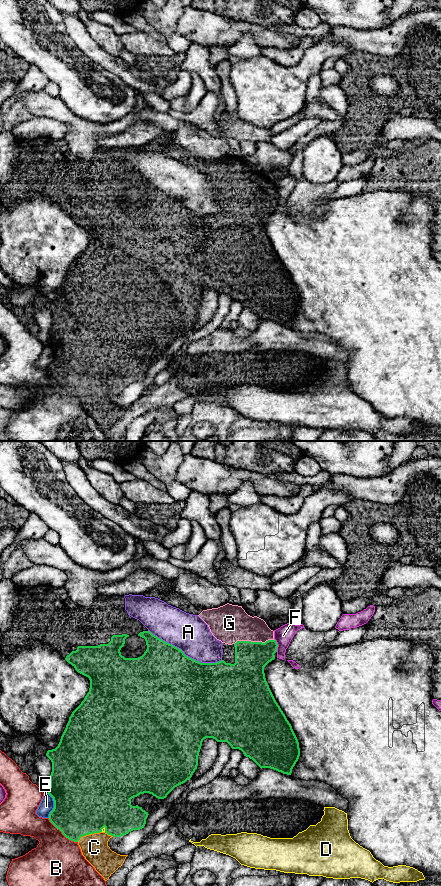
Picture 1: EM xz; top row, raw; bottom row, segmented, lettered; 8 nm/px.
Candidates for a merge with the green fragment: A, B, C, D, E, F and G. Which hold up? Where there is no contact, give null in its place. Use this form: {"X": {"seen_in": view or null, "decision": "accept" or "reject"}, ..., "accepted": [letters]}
{"A": {"seen_in": "xz", "decision": "reject"}, "B": {"seen_in": "xz", "decision": "reject"}, "C": {"seen_in": "xz", "decision": "accept"}, "D": {"seen_in": "xz", "decision": "reject"}, "E": {"seen_in": "xz", "decision": "reject"}, "F": {"seen_in": "xz", "decision": "reject"}, "G": {"seen_in": "xz", "decision": "accept"}, "accepted": ["C", "G"]}

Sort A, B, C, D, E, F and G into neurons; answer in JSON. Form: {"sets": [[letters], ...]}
{"sets": [["A"], ["B"], ["C", "G"], ["D"], ["E"], ["F"]]}

